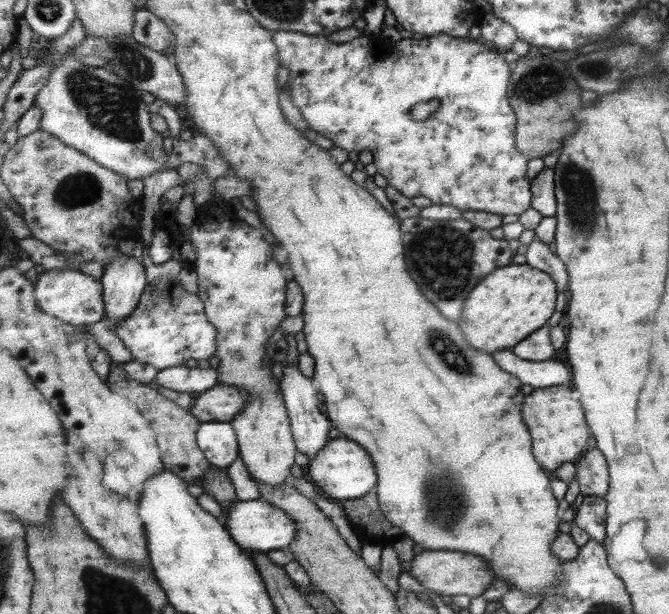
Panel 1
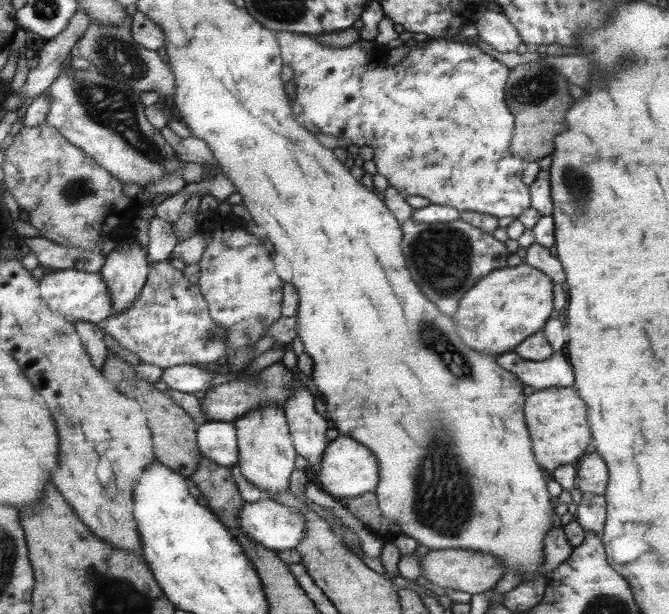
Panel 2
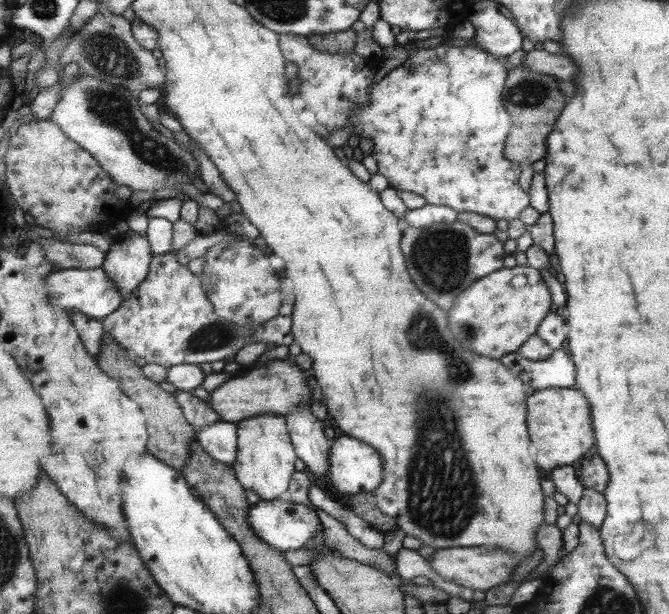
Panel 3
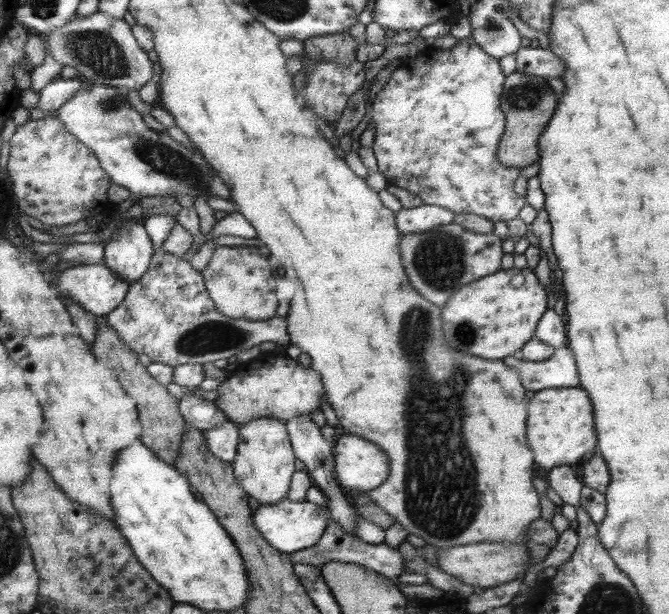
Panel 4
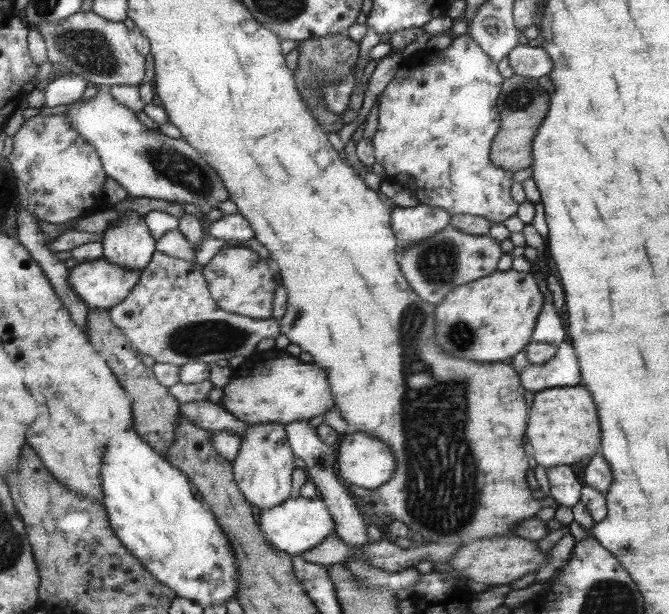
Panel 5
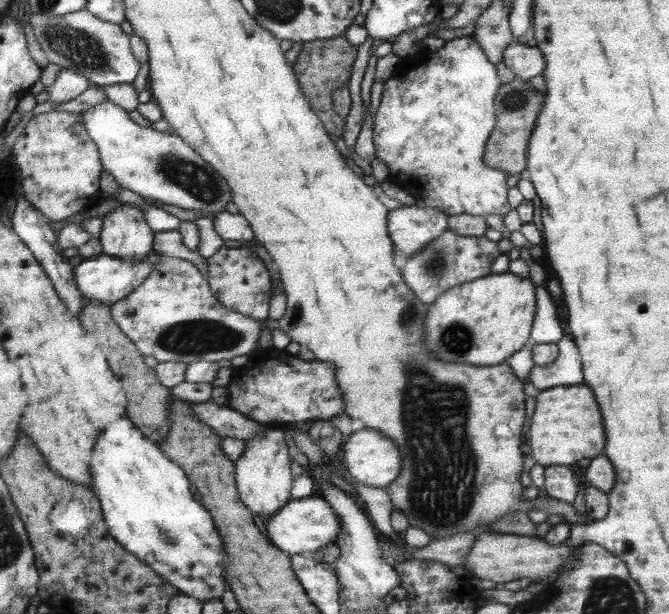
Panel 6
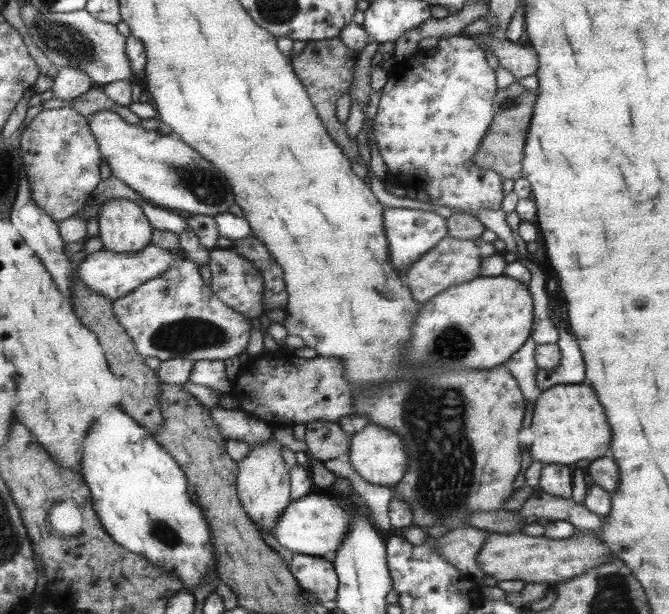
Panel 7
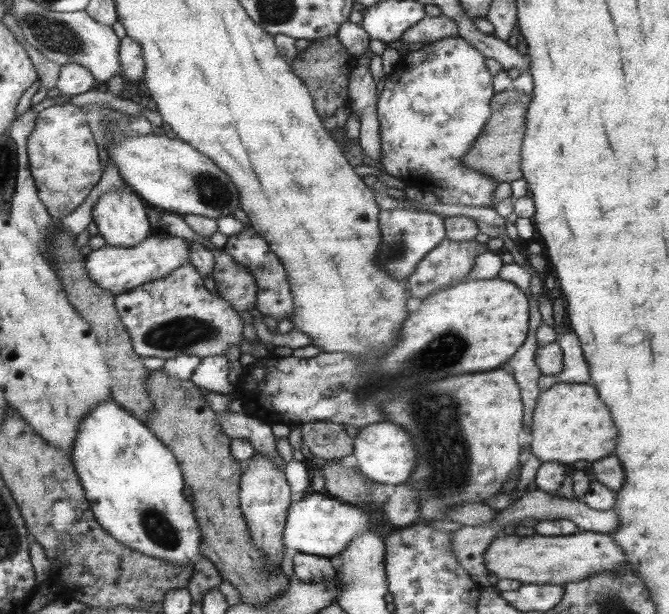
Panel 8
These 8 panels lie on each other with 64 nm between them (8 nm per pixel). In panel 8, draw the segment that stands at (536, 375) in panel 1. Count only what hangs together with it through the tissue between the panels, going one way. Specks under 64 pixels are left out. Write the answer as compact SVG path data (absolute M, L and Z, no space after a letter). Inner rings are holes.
M565 332L561 336L557 336L556 343L562 350L563 370L556 376L543 376L538 378L538 389L540 392L547 390L556 382L564 382L571 384L589 384L589 372L585 358L581 354L581 346L577 335L573 332Z

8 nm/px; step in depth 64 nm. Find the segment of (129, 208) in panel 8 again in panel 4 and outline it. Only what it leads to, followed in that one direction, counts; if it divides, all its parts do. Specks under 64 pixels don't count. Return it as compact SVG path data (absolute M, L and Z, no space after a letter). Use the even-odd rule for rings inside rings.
M128 220L122 225L103 243L102 263L131 284L149 267L155 250L144 223Z

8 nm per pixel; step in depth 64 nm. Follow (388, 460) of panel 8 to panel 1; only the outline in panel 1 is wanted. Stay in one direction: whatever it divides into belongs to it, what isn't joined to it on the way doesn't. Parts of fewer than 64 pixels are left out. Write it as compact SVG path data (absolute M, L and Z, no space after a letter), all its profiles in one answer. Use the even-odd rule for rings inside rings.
M343 436L327 441L325 446L309 460L305 474L306 478L330 500L359 498L371 491L378 482L370 454L355 441Z

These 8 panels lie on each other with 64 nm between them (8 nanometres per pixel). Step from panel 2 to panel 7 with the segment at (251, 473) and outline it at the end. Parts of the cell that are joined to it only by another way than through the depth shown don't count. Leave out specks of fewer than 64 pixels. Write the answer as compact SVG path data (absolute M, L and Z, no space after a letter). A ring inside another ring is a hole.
M270 438L268 442L258 444L252 447L248 455L237 462L238 478L237 478L237 495L241 501L242 508L245 509L246 515L253 521L253 525L257 531L263 534L272 534L274 528L278 526L279 519L282 518L284 510L289 504L289 483L290 474L287 474L284 462L279 454L279 446L276 440Z

